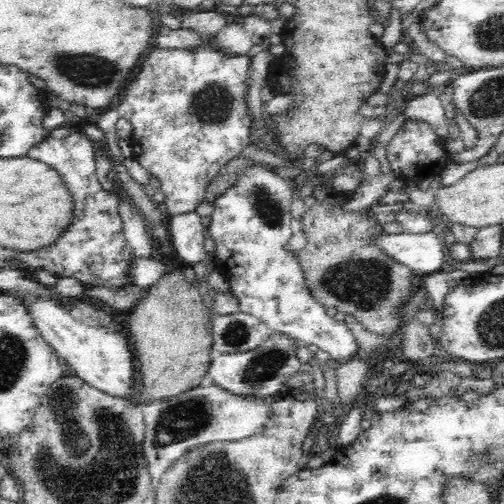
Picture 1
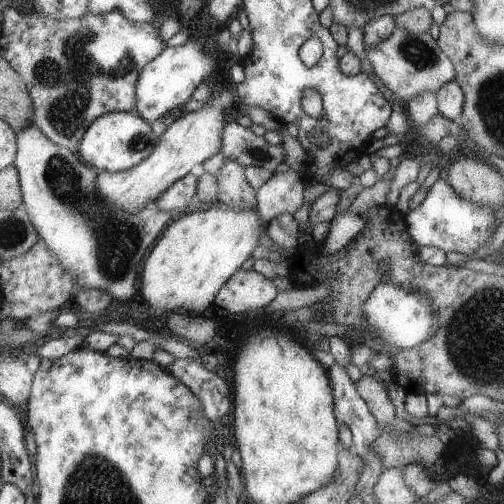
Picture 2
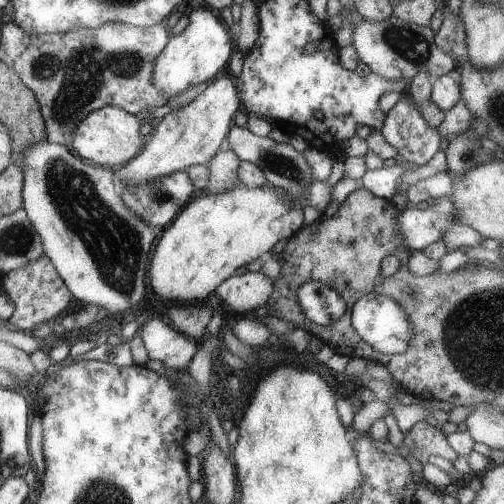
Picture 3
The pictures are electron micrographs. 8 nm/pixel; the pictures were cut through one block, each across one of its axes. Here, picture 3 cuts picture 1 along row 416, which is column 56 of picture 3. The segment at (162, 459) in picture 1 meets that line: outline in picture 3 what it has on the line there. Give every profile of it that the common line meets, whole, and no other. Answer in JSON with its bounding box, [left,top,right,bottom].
[23,140,165,314]

